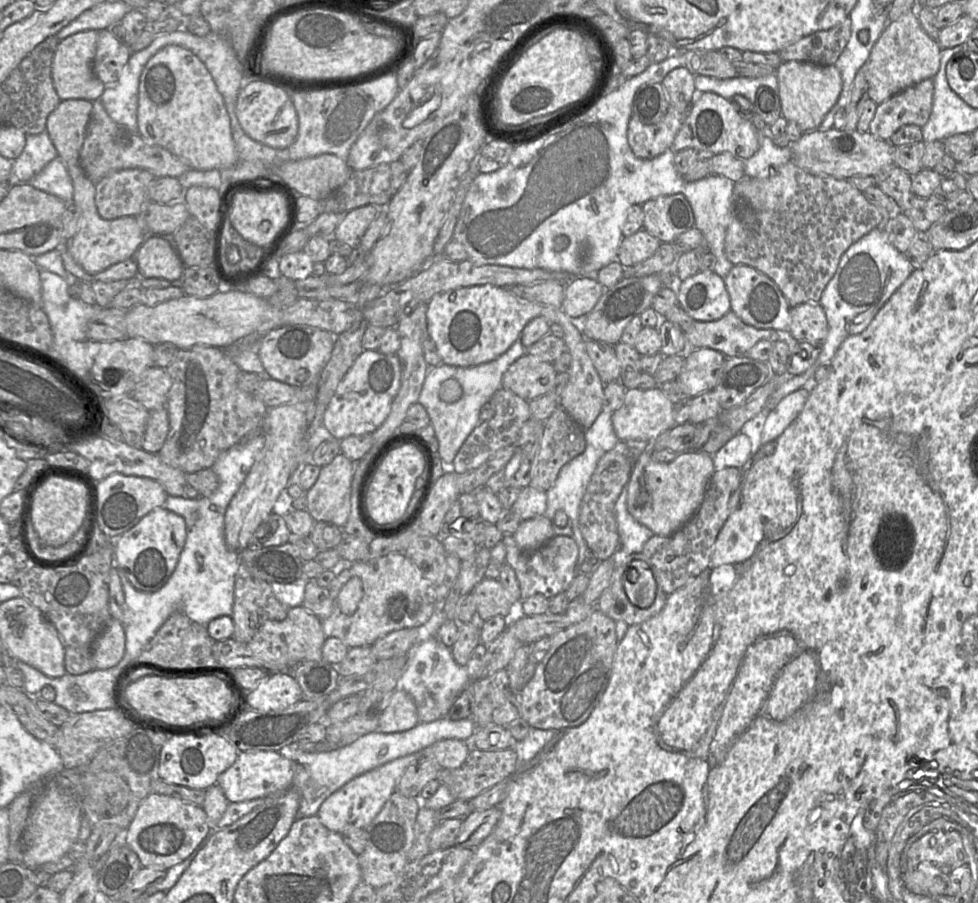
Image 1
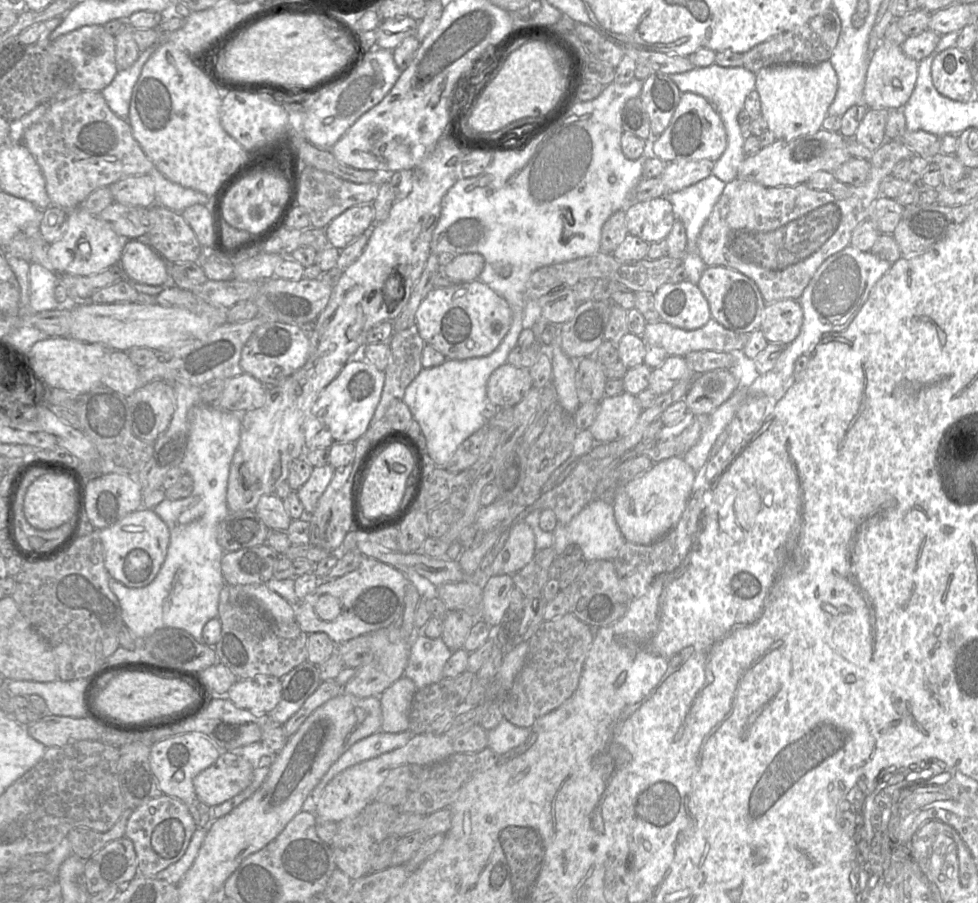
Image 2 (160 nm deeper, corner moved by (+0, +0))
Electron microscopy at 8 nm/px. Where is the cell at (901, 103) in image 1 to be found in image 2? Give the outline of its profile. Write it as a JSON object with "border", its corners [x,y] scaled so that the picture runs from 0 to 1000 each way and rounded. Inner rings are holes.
{"border":[[[889,121],[871,154],[892,168],[906,156],[906,135],[910,122]]]}

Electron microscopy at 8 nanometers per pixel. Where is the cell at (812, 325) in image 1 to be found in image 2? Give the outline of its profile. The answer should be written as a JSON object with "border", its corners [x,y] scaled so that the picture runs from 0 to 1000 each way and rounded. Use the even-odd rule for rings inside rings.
{"border":[[[802,331],[784,336],[776,365],[787,381],[807,381],[820,362],[821,343],[816,332]]]}

